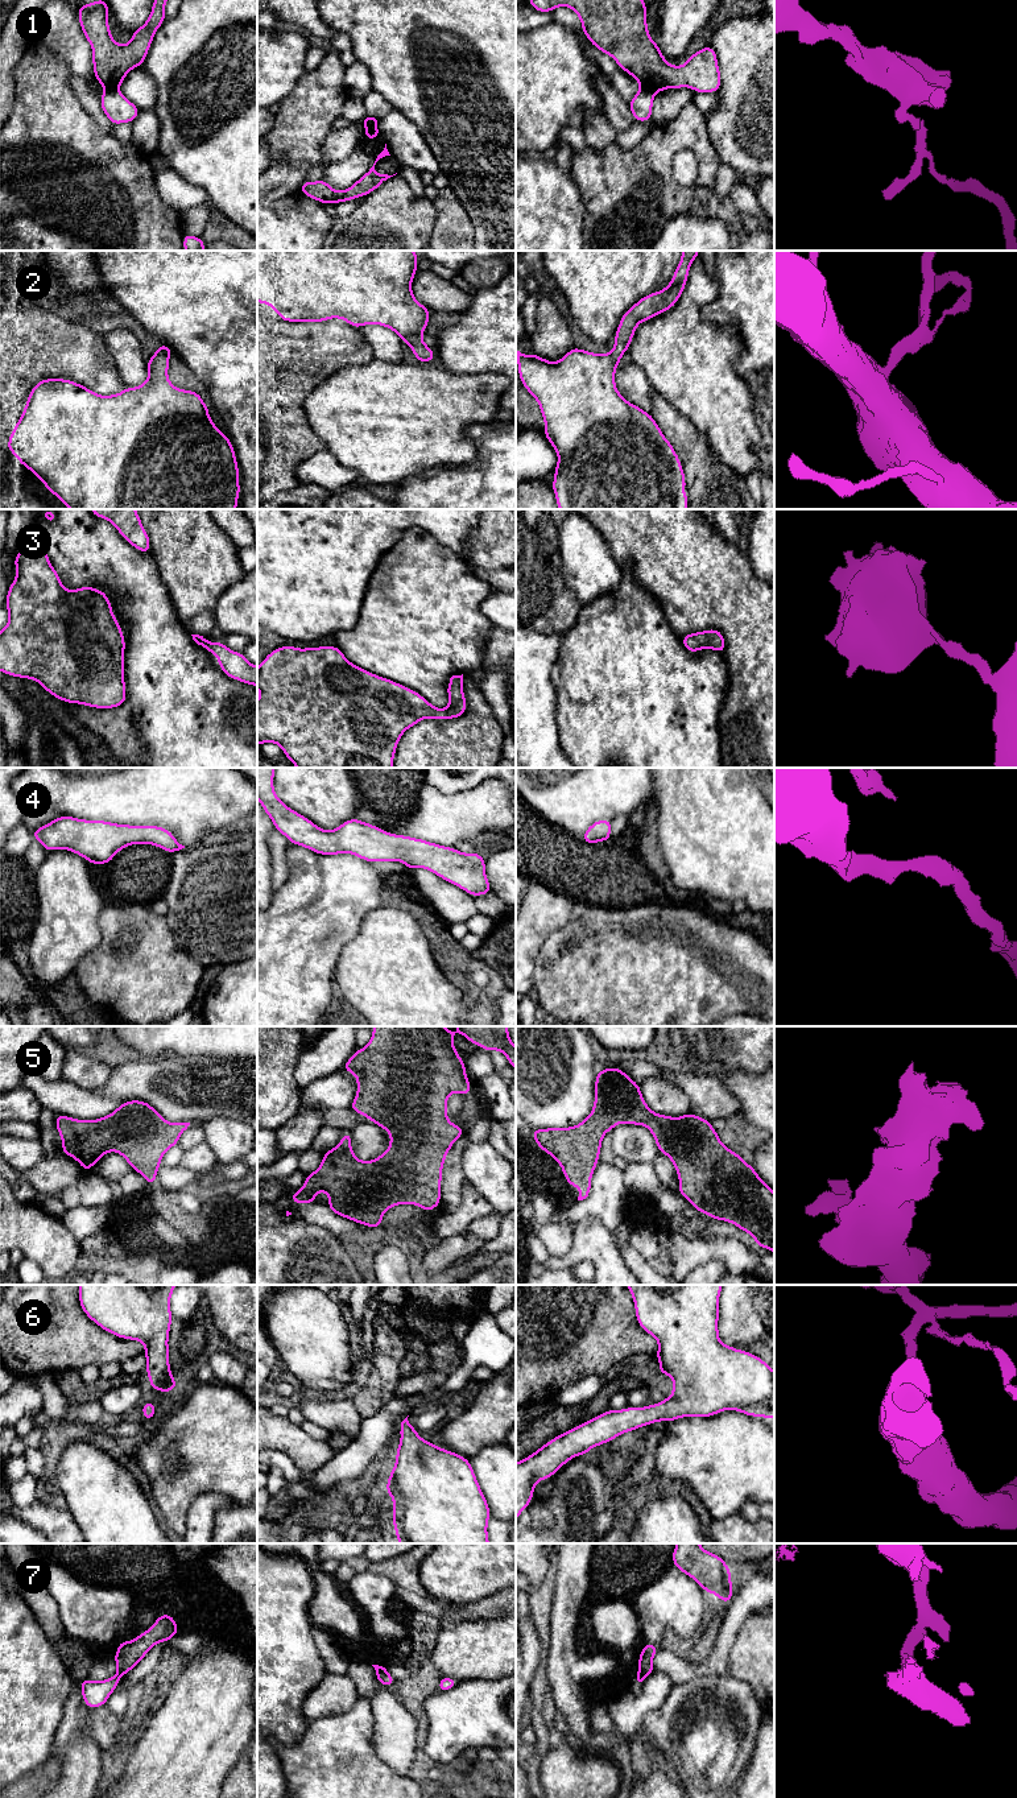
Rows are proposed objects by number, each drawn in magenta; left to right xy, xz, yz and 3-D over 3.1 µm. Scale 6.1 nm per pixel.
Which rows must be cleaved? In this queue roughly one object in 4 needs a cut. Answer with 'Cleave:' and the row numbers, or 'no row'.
Cleave: 1, 7

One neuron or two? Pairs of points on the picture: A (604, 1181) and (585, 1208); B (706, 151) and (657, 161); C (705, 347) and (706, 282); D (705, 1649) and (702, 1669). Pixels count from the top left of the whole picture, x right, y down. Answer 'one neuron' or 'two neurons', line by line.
A: one neuron
B: one neuron
C: one neuron
D: two neurons

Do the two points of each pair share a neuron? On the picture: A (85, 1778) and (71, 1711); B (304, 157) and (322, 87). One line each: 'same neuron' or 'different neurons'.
A: same neuron
B: same neuron

